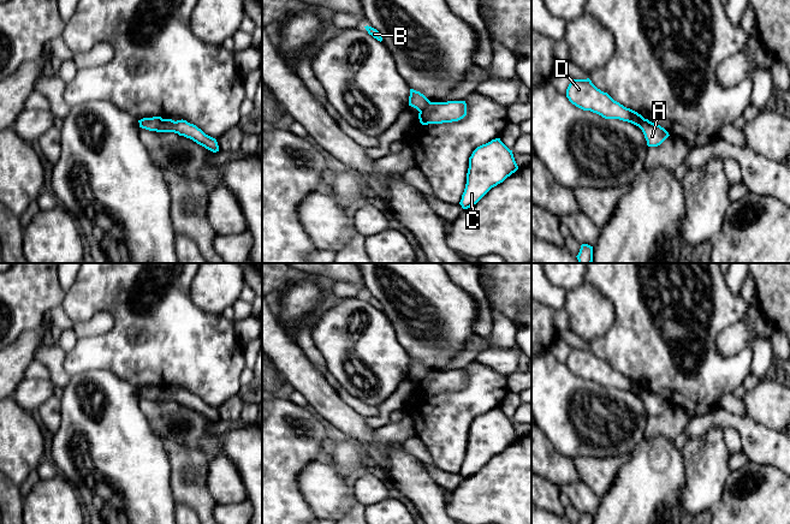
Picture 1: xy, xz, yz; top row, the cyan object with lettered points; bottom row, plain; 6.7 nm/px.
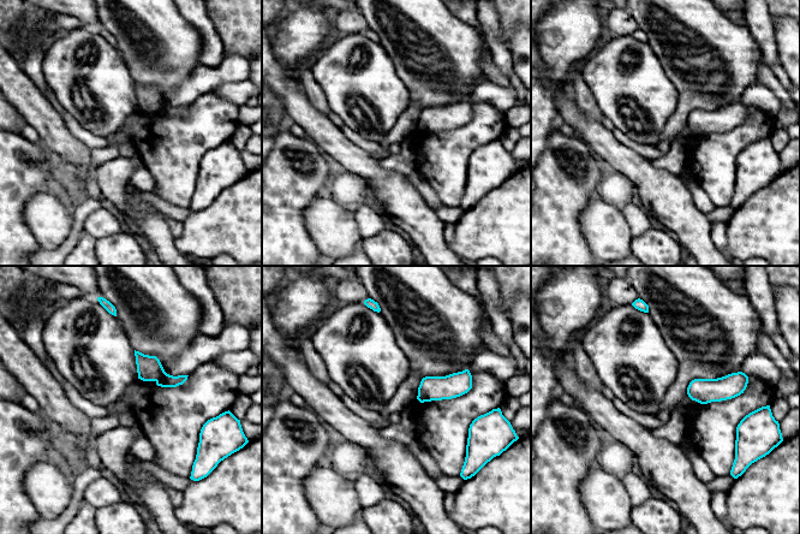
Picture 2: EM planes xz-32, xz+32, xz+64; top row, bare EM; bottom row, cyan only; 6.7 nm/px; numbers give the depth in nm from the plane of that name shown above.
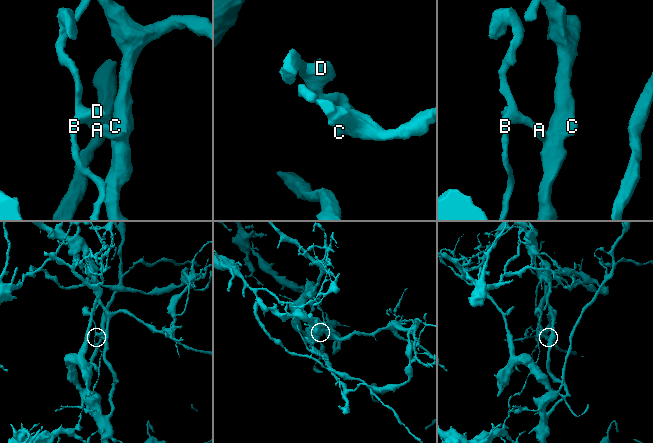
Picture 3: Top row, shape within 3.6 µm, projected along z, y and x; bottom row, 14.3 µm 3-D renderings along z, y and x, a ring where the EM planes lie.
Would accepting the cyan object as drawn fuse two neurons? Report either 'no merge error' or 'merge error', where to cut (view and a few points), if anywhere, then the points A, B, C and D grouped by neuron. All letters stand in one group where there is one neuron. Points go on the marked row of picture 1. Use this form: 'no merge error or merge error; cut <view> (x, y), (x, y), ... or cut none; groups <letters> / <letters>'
merge error; cut xy (162, 119), (154, 130); groups A C / B D

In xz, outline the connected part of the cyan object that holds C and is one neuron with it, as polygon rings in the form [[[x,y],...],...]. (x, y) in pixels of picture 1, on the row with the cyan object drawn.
[[[500,138],[477,147],[469,157],[467,184],[459,204],[463,209],[473,207],[517,169],[512,150]]]

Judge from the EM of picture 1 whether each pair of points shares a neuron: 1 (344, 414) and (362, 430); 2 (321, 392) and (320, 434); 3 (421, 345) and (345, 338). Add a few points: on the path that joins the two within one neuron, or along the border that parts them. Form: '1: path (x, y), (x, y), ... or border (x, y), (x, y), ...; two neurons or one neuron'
1: path (349, 418), (357, 427); one neuron
2: border (309, 405), (334, 436); two neurons
3: border (386, 317), (393, 328), (398, 343), (410, 357); two neurons

